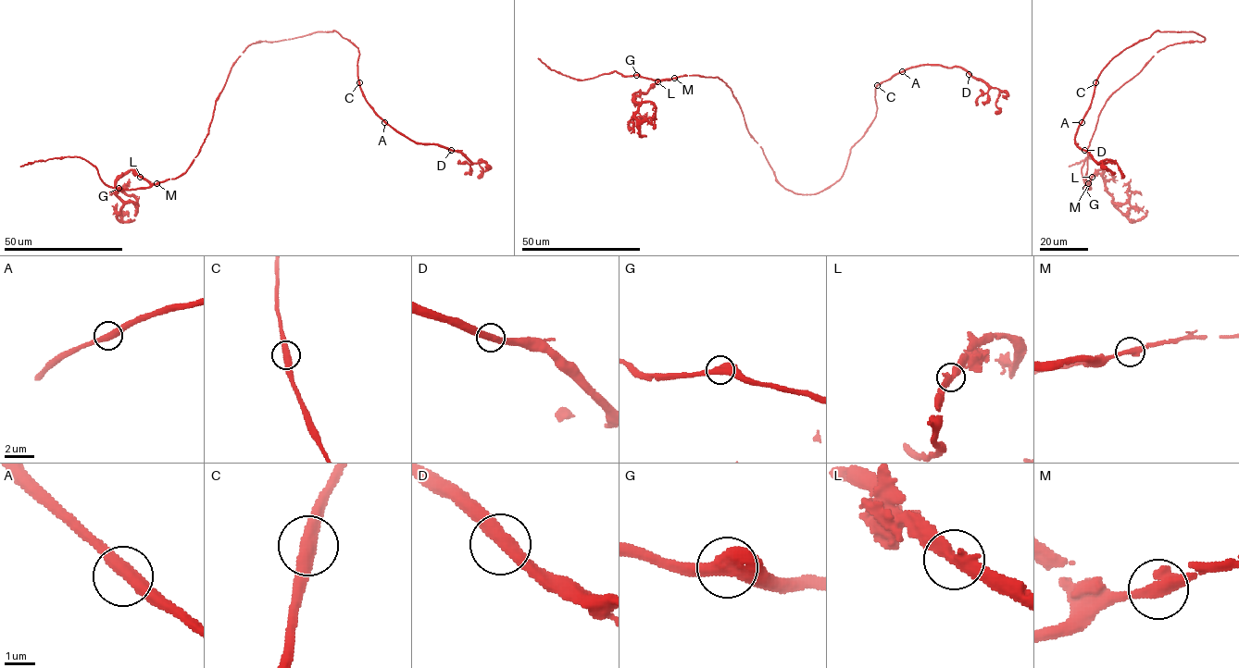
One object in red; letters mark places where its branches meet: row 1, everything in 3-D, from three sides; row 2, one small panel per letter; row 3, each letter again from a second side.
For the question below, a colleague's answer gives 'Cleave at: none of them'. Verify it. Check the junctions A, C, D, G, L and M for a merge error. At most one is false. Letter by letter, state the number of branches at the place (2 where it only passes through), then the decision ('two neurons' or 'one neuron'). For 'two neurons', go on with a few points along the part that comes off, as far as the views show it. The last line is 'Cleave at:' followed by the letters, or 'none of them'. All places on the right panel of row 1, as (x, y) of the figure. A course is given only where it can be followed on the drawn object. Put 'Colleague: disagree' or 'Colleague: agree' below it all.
A: branches 2; one neuron
C: branches 2; one neuron
D: branches 2; one neuron
G: branches 2; one neuron
L: branches 2; one neuron
M: branches 2; one neuron
Cleave at: none of them
Colleague: agree

